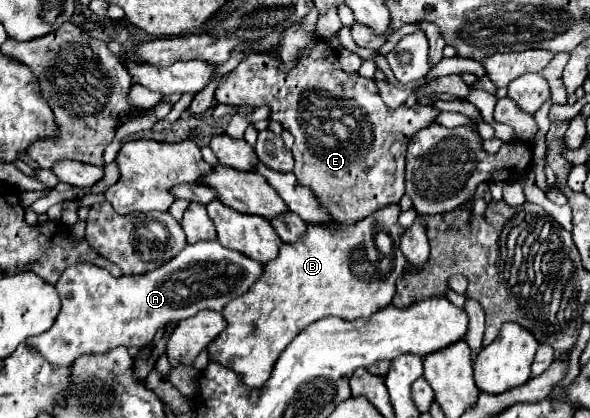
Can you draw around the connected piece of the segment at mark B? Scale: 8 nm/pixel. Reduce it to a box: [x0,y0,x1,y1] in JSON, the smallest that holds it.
[208,205,408,387]

